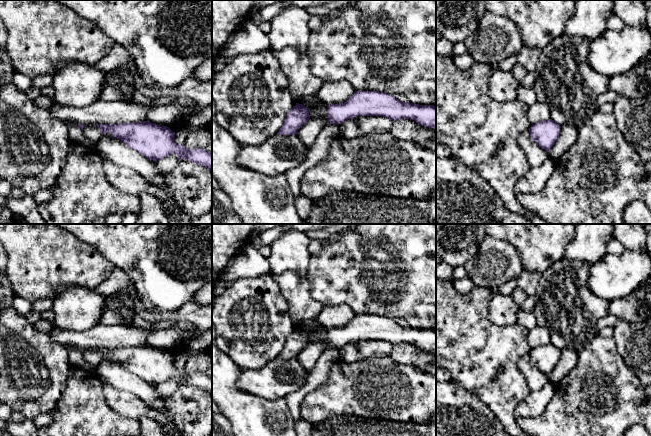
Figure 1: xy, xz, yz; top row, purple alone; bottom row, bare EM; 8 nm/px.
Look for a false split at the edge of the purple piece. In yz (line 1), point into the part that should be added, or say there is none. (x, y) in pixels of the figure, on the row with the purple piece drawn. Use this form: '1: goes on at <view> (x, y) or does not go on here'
1: does not go on here

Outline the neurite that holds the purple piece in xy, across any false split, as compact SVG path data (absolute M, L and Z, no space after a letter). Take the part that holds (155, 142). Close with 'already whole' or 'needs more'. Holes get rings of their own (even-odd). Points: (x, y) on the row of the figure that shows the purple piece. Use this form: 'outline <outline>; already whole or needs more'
outline M149 121L96 126L102 135L109 132L114 138L121 140L129 148L150 160L157 162L166 156L176 154L178 160L189 160L212 172L212 153L202 148L188 149L184 144L177 145L174 142L175 132L167 126Z; already whole

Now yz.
outline M549 119L532 124L529 133L531 139L548 152L558 140L560 128L559 124Z; already whole

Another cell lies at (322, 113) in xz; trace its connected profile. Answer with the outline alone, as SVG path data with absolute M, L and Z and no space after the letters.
M325 105L321 110L318 111L309 110L309 116L311 117L313 115L318 115L321 118L324 125L330 124L327 118L327 105Z

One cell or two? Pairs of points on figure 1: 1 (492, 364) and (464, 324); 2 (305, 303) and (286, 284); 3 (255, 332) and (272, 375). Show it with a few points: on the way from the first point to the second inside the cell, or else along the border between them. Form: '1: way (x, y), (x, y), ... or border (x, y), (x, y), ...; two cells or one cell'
1: way (483, 354), (483, 349), (468, 334); one cell
2: way (300, 298), (291, 289); one cell
3: border (277, 356), (260, 368), (244, 369); two cells

